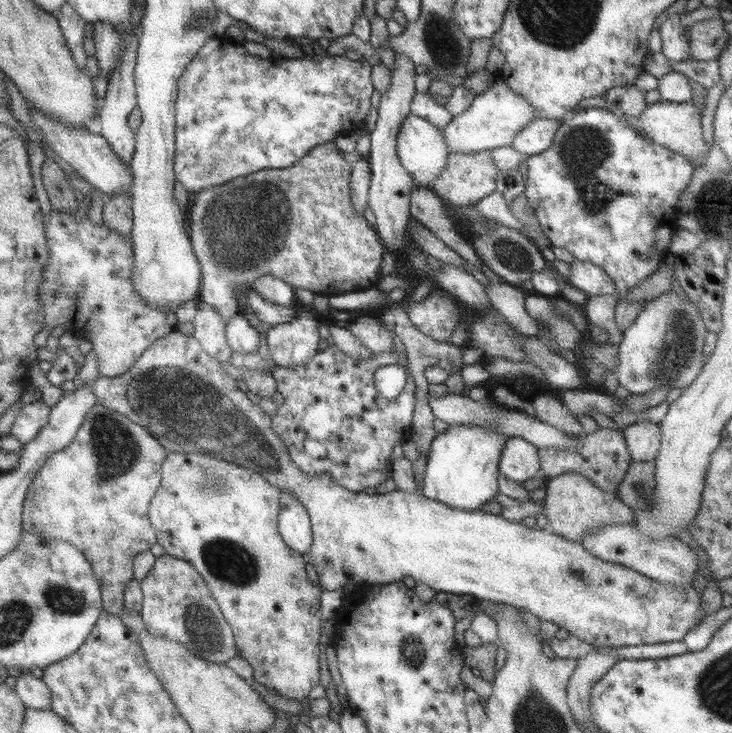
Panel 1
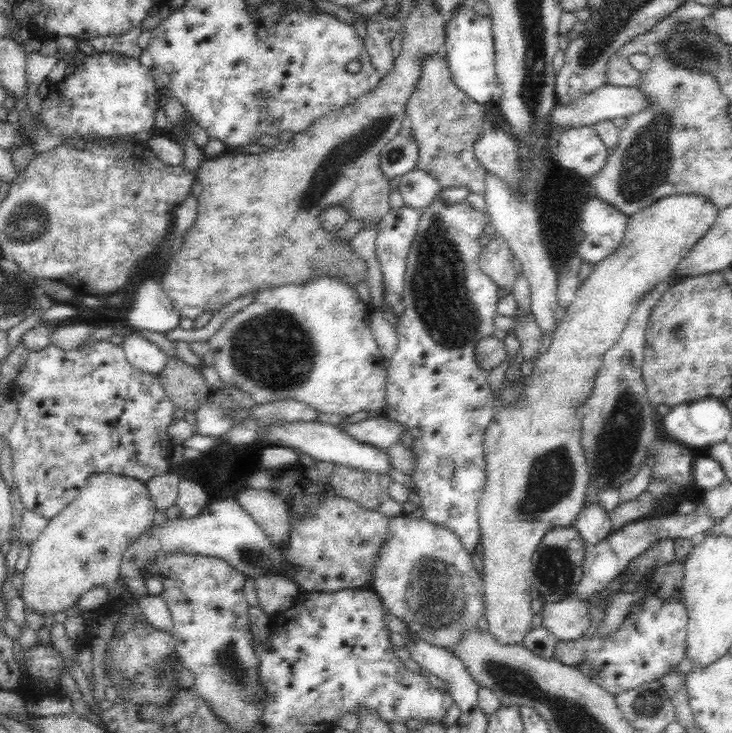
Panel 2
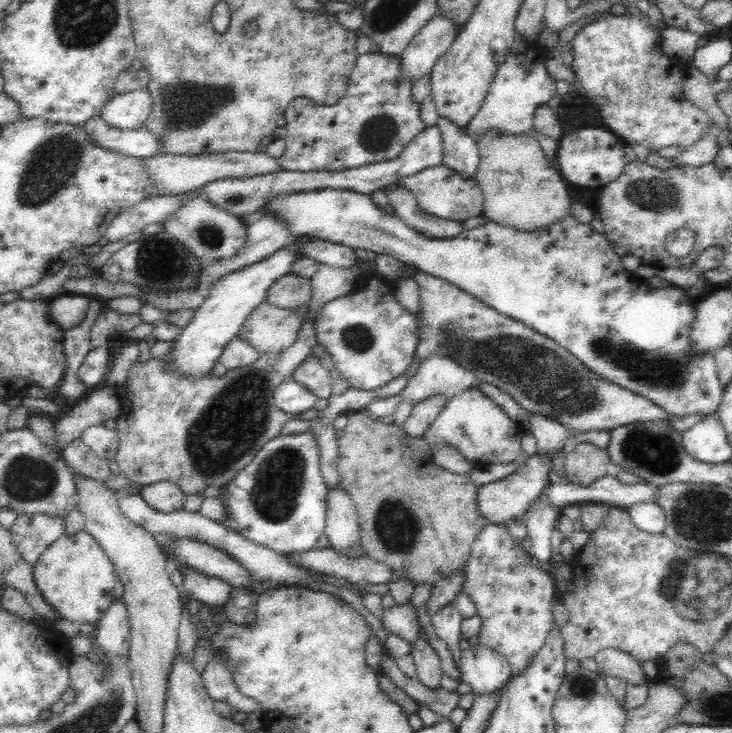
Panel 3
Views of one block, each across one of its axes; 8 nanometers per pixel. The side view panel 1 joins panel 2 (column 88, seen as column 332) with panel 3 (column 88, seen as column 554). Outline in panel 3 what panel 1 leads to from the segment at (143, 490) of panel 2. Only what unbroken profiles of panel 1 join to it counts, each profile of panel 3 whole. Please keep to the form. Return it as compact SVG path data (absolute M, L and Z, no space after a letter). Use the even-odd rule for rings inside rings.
M85 530L70 534L63 534L55 540L38 558L33 568L34 582L46 602L53 606L59 614L59 618L70 620L76 624L95 624L104 616L108 606L115 600L113 589L116 580L116 569L104 549Z

